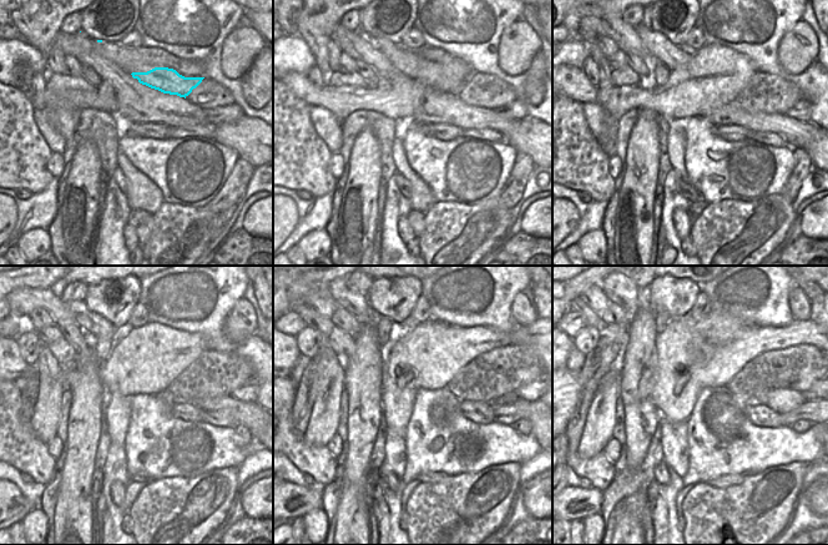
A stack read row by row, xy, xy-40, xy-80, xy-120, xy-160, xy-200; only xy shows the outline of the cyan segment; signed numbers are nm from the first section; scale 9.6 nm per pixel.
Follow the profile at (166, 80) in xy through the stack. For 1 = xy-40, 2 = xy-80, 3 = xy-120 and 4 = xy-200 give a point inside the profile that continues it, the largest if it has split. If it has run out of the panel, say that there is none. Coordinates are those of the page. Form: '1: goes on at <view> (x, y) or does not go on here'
1: goes on at xy-40 (450, 77)
2: goes on at xy-80 (657, 45)
3: goes on at xy-120 (90, 322)
4: goes on at xy-200 (621, 291)

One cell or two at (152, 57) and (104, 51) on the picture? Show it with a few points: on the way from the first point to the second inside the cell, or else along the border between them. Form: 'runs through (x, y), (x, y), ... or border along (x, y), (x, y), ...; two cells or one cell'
runs through (140, 57), (121, 57), (116, 54); one cell

